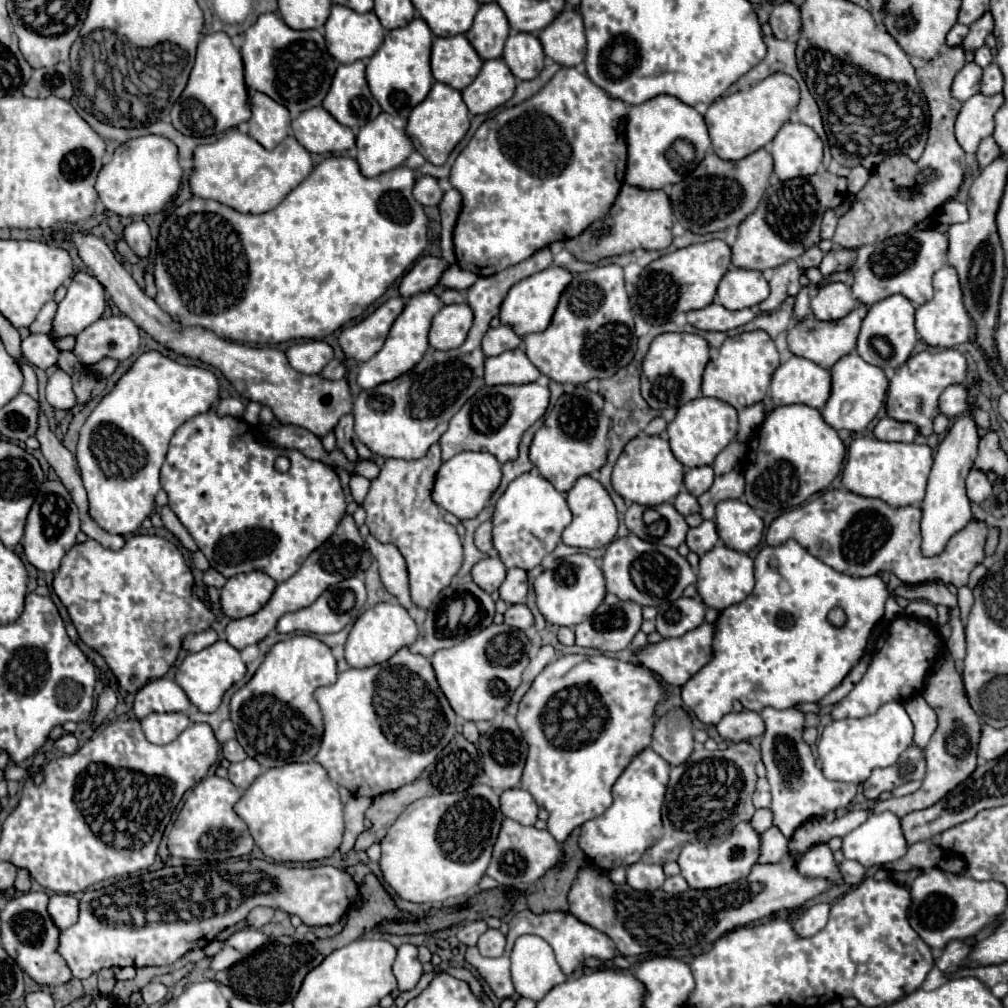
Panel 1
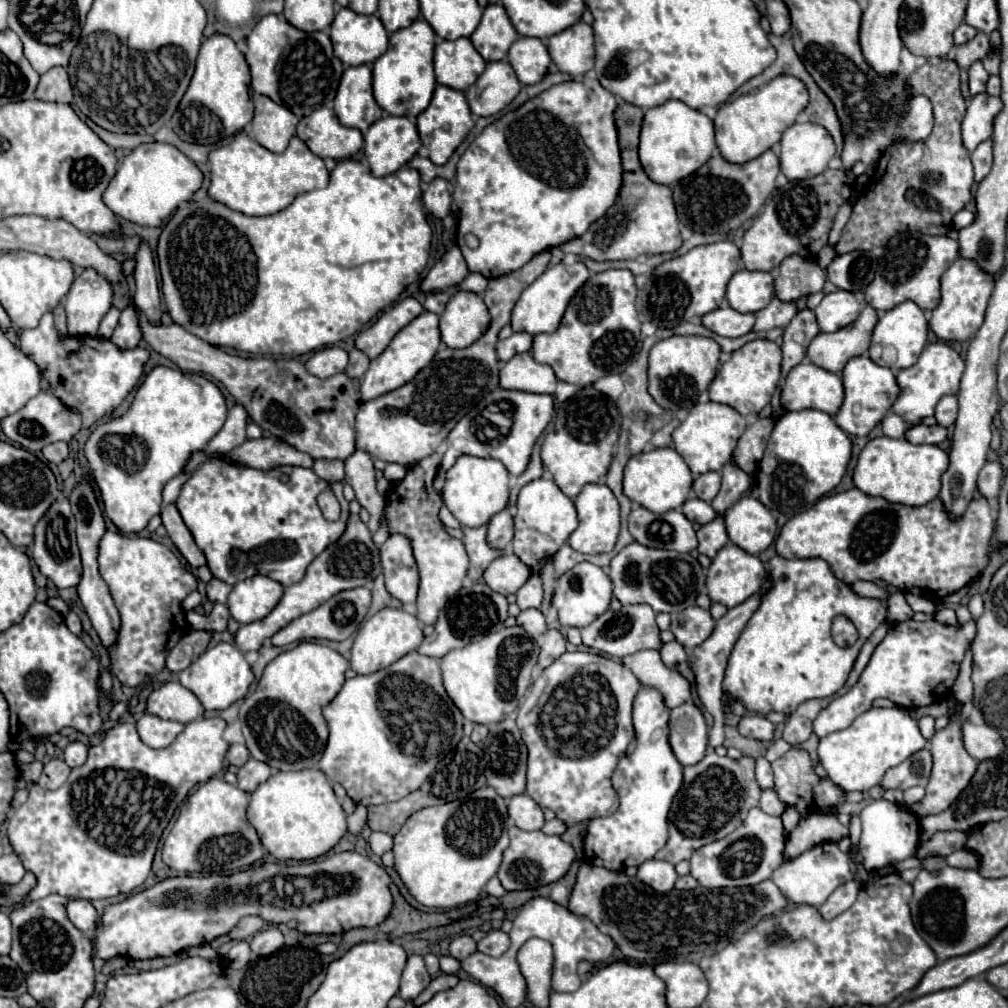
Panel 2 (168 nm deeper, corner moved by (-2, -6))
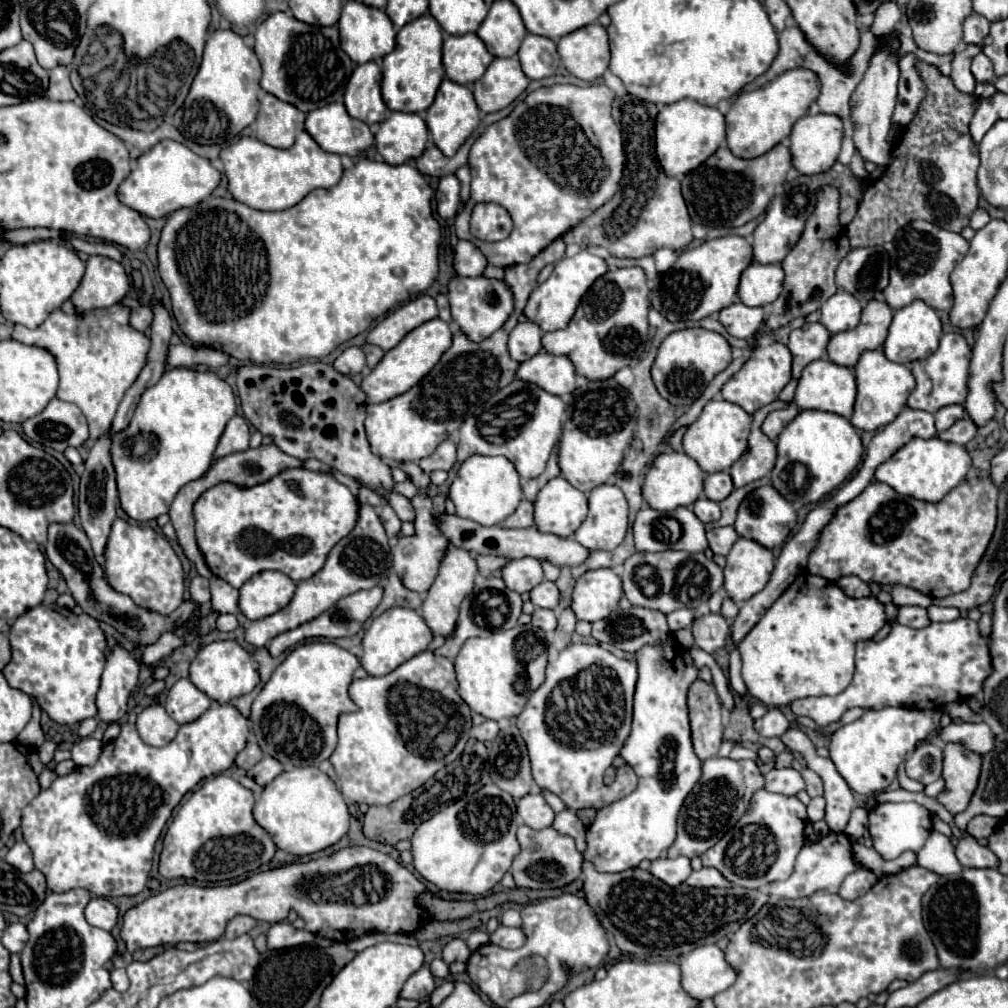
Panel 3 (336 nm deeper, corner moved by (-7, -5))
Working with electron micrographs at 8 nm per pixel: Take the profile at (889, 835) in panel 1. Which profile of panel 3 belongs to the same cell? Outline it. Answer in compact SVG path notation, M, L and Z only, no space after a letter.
M881 803L869 811L869 833L873 847L885 857L895 859L905 851L919 851L931 833L931 813L915 803Z

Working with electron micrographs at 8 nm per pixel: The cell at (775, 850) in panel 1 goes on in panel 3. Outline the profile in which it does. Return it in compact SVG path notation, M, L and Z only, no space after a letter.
M813 797L807 807L807 813L809 821L821 821L825 815L825 797Z

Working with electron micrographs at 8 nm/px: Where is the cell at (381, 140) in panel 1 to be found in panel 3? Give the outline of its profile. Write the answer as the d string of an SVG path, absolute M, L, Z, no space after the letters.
M393 113L375 133L377 151L391 165L417 159L425 151L427 139L429 129L417 113Z

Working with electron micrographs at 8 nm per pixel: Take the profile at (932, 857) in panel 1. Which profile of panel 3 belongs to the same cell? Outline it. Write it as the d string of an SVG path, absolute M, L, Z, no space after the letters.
M977 815L971 819L969 823L969 833L975 837L975 839L983 839L983 837L989 837L995 827L997 827L999 819L997 817L989 817L989 815Z

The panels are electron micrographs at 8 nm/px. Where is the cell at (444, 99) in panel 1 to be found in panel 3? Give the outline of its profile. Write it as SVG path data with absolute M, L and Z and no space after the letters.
M443 79L441 87L437 91L437 97L435 97L433 105L427 109L427 113L429 115L425 115L425 121L427 121L427 127L433 135L433 141L447 157L455 155L455 151L465 143L465 139L477 129L477 125L481 121L479 107L473 99L473 93L465 85L459 85L451 79Z

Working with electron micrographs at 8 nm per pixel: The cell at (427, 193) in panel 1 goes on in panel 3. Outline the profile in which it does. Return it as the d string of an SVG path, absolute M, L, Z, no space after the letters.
M455 175L441 177L435 199L437 199L437 213L443 219L449 219L449 217L457 215L459 205L461 205L459 191L461 191L461 183L459 183L459 179Z

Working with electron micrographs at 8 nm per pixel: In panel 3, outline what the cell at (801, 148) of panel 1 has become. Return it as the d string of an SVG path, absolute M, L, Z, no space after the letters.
M817 113L801 117L791 131L791 155L793 165L803 175L815 175L827 171L839 157L843 141L843 121L831 113Z

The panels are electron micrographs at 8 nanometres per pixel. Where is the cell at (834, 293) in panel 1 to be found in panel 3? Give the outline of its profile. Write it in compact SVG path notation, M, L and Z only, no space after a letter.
M837 291L821 305L821 323L835 335L847 329L857 327L861 319L861 305L859 301L849 295L847 291Z

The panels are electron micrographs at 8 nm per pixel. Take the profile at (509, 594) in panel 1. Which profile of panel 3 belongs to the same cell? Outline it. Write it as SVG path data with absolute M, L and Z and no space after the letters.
M543 581L537 587L533 587L531 591L531 601L537 607L545 607L545 609L555 609L559 605L559 589L555 583L551 581Z

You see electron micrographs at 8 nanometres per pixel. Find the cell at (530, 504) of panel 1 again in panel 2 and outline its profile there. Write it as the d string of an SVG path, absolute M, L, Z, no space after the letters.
M538 478L528 482L516 502L516 514L514 514L514 538L512 548L514 554L532 570L532 574L538 574L542 560L554 556L562 544L566 544L568 536L576 530L578 518L574 502L562 494L562 490L554 484L550 478Z

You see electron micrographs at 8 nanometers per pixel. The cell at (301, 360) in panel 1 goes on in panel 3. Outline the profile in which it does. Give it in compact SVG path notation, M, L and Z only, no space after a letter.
M349 347L335 359L335 369L343 375L357 375L365 371L365 353L361 347Z

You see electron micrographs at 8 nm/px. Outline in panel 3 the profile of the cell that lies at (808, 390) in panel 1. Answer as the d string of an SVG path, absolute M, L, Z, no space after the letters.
M817 359L805 367L797 391L795 391L795 403L801 409L819 409L819 411L831 411L841 417L853 415L853 405L857 397L857 385L855 385L855 373L849 367L841 367L829 359Z

